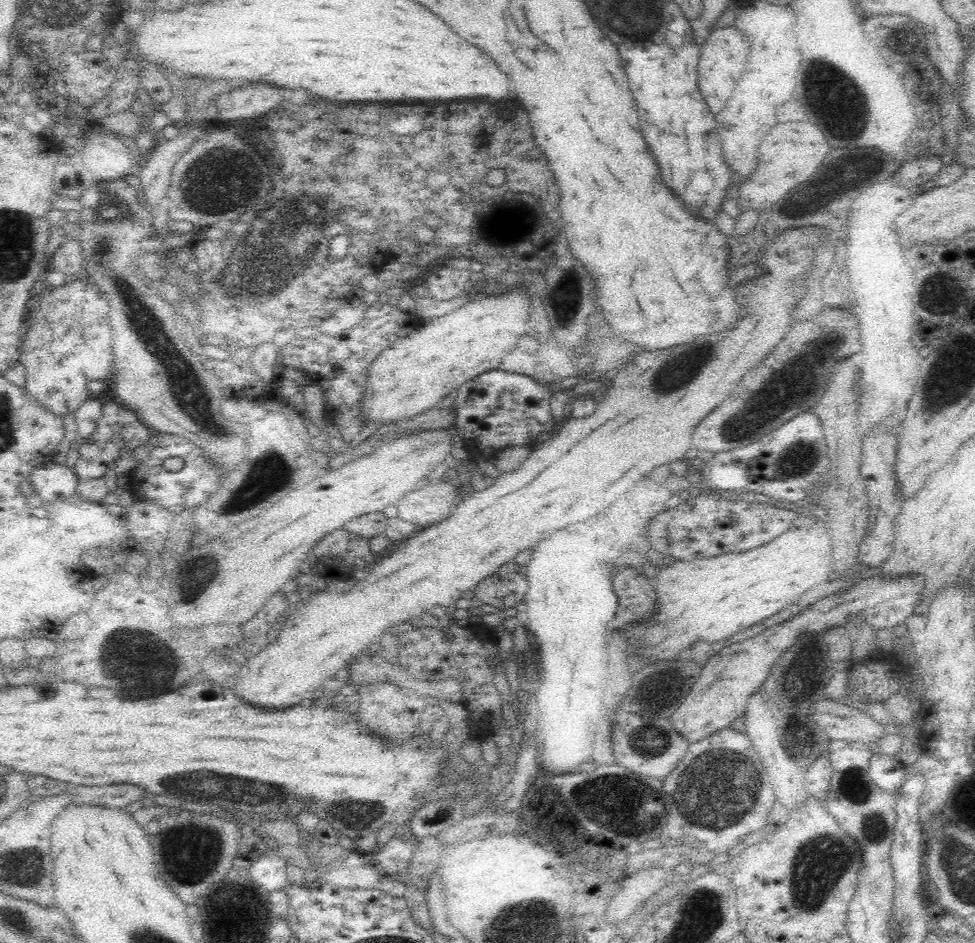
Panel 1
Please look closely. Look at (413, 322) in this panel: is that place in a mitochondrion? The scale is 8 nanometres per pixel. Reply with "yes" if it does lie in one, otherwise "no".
no

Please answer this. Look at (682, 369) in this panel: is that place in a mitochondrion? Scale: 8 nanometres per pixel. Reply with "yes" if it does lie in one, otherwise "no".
yes

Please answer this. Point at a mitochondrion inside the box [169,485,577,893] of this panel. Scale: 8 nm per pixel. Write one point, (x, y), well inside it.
(367, 813)

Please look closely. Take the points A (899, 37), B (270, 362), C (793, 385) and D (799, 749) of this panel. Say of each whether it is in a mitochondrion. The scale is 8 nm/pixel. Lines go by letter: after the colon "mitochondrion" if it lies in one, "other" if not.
A: mitochondrion
B: other
C: mitochondrion
D: mitochondrion

